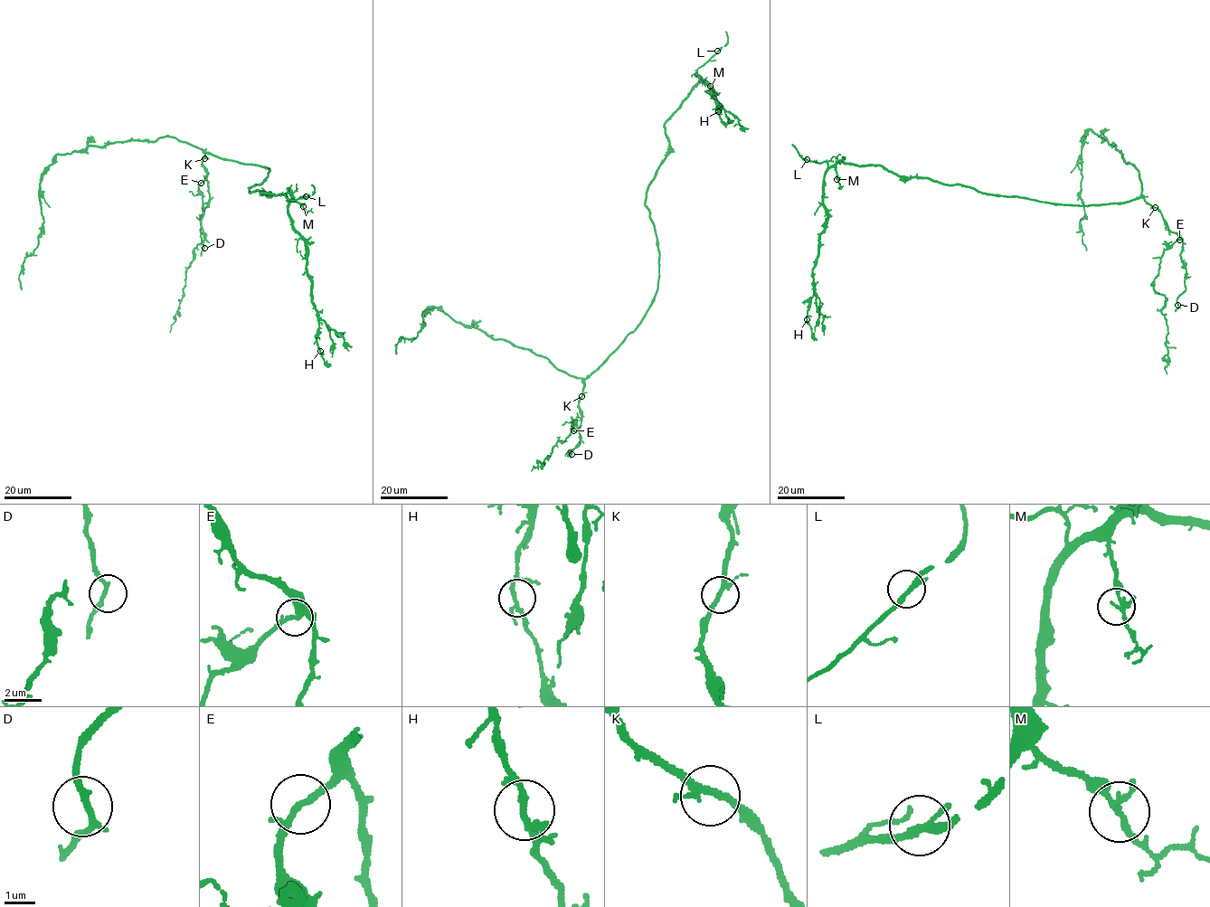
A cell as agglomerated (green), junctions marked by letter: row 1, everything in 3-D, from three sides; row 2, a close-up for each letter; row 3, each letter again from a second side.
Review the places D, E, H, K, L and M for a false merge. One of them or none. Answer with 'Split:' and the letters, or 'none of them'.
Split: none of them

